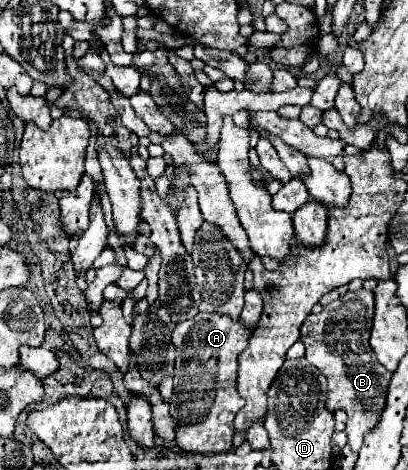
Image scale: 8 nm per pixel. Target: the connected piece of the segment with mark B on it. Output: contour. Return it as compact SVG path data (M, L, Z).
M360 288L356 292L346 292L338 300L324 306L320 314L310 314L302 328L300 340L306 346L306 360L316 366L328 380L328 410L338 406L346 410L346 436L348 446L358 452L362 440L368 432L372 432L384 412L388 382L392 372L380 366L376 354L370 348L370 328L374 318L374 298L372 292Z

